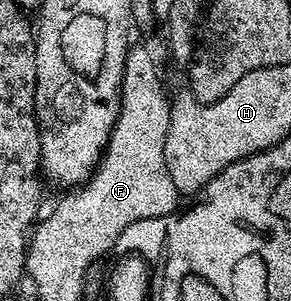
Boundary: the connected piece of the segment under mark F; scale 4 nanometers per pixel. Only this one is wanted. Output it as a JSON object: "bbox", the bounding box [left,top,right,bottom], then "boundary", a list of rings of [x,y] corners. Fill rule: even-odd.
{"bbox":[27,46,178,284],"boundary":[[[142,46],[129,47],[120,83],[120,113],[96,171],[82,186],[64,194],[57,202],[56,209],[45,220],[43,217],[31,233],[27,252],[36,252],[36,272],[52,272],[52,268],[44,268],[44,260],[52,256],[52,260],[60,264],[56,272],[68,272],[68,276],[76,272],[76,284],[85,284],[89,275],[88,267],[103,252],[111,250],[112,243],[120,240],[126,226],[146,218],[171,217],[177,211],[178,193],[174,178],[170,178],[170,170],[166,170],[166,130],[170,126],[172,110],[169,99],[160,94],[160,80],[156,77],[156,68],[157,61],[152,60]]]}

